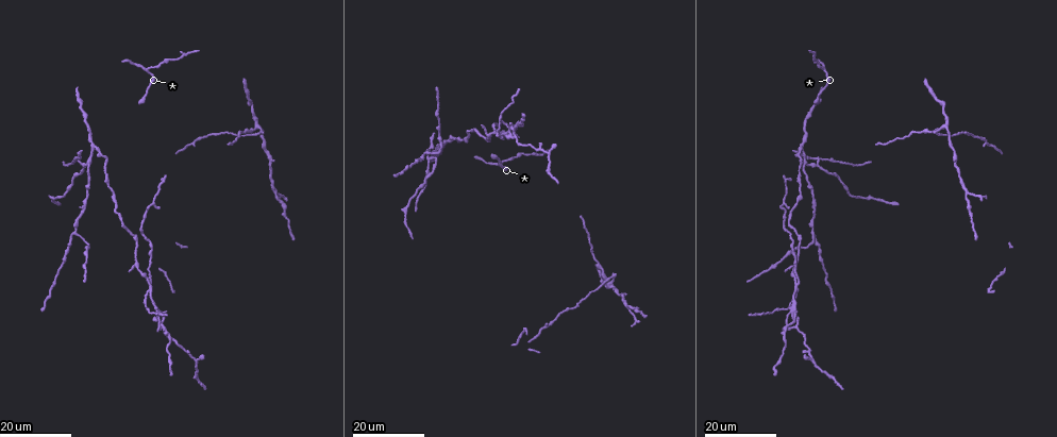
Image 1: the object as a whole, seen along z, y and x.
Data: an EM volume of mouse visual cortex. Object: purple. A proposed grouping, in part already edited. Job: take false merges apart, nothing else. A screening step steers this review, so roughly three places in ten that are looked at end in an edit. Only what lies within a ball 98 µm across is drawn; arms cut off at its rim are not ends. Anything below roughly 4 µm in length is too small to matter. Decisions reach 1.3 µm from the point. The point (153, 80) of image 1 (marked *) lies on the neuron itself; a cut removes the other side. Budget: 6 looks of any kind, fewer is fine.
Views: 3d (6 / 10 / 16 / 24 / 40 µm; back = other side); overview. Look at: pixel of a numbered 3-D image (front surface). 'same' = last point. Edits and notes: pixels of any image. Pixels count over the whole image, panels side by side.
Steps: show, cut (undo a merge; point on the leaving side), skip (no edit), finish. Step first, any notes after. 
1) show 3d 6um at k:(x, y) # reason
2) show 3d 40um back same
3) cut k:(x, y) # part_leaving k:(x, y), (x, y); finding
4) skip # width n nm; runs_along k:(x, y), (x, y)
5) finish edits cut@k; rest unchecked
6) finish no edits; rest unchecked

show 3d 16um at 1:(821, 157) # three arms meet

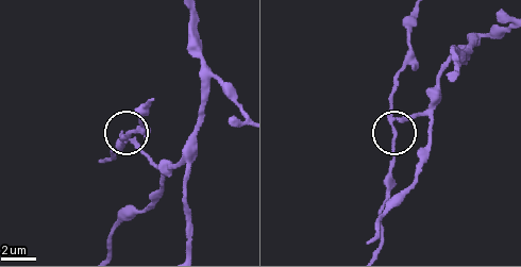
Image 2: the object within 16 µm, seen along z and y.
show 3d 6um at 2:(394, 125) # closer look

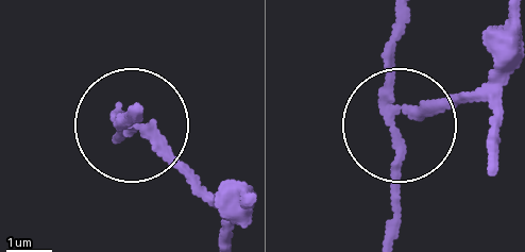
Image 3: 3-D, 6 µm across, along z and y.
cut 3:(392, 32) # width 190 nm; a second neuron is stuck on

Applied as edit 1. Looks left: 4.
show overview # redraw

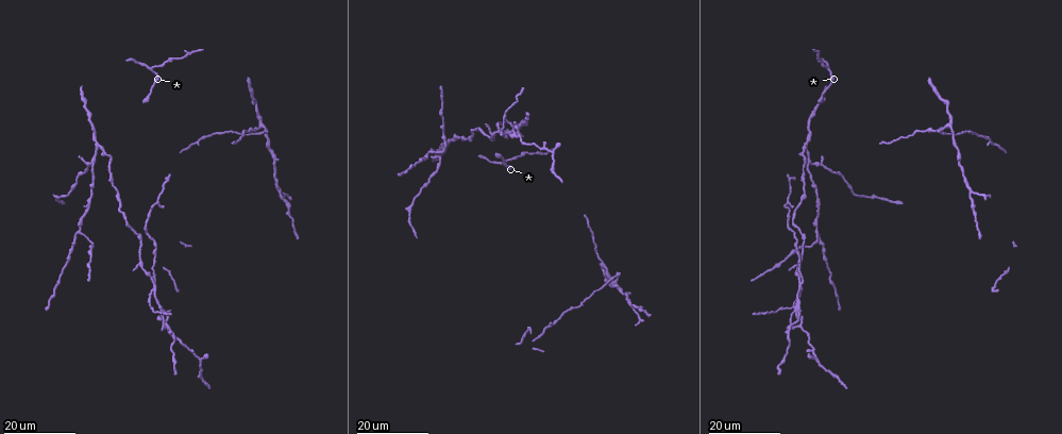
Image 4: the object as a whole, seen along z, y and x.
show 3d 16um at 4:(828, 68) # a fork

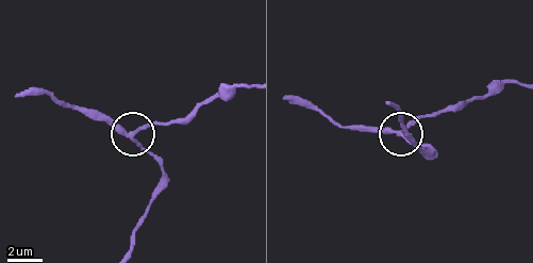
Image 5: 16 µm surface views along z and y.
show 3d 10um at 5:(400, 133) # zoom in

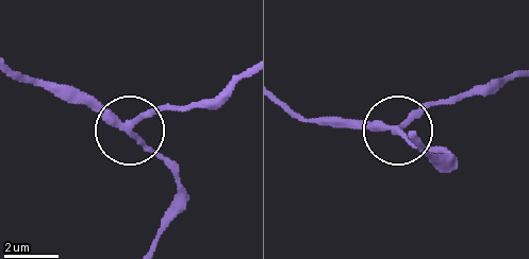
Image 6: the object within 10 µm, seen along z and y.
skip # arms 3; continuous, no second neuron

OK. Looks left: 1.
finish edits cut@3; rest unchecked

